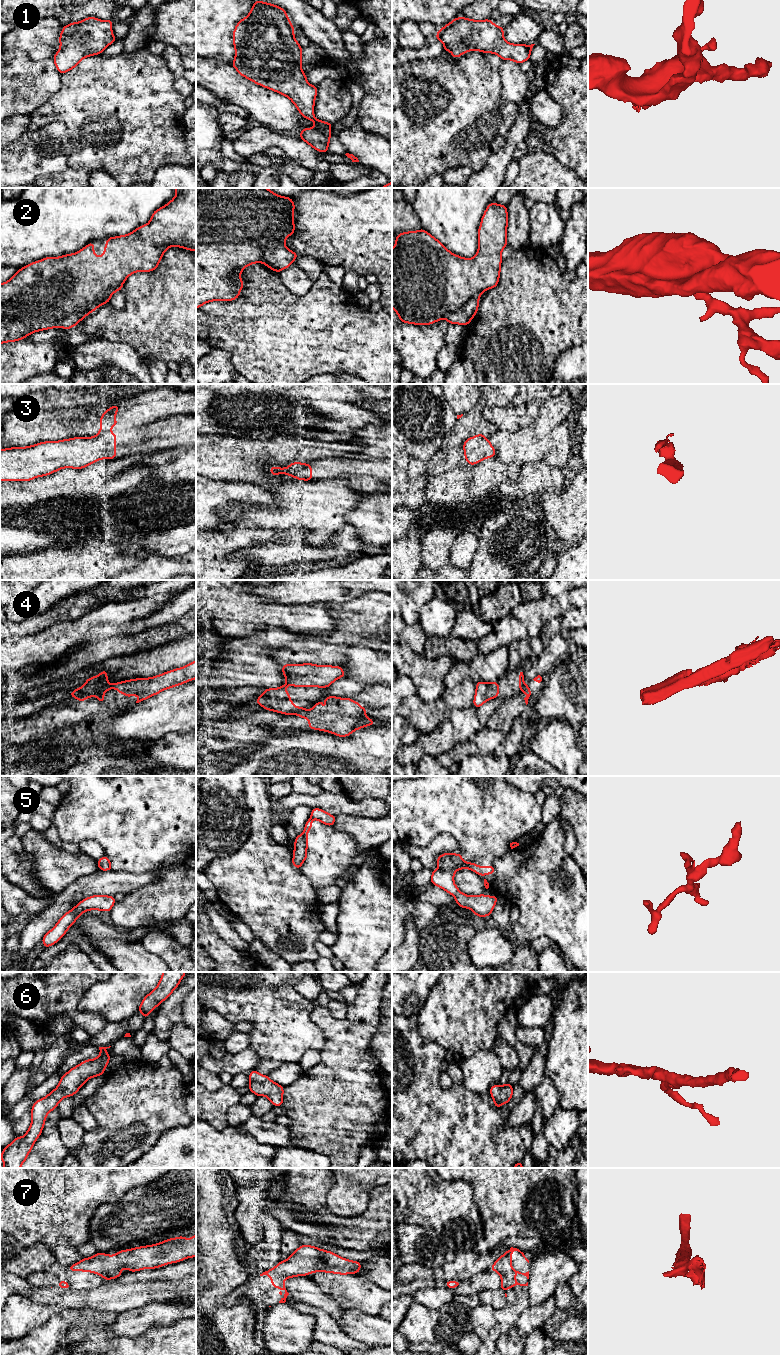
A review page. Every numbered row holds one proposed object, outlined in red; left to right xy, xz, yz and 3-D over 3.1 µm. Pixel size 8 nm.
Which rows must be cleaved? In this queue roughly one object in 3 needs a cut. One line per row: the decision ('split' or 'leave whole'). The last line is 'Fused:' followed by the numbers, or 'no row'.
1: leave whole
2: split
3: split
4: split
5: split
6: leave whole
7: leave whole
Fused: 2, 3, 4, 5

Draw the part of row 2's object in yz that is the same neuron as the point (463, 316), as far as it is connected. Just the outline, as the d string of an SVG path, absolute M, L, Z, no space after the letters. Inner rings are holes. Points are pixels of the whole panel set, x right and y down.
M473 297L467 301L459 310L449 313L445 319L449 324L460 324L467 326L474 318L479 307L479 298Z

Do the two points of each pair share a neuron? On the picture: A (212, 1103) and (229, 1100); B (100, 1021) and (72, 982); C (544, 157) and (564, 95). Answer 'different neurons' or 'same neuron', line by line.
A: same neuron
B: same neuron
C: different neurons

